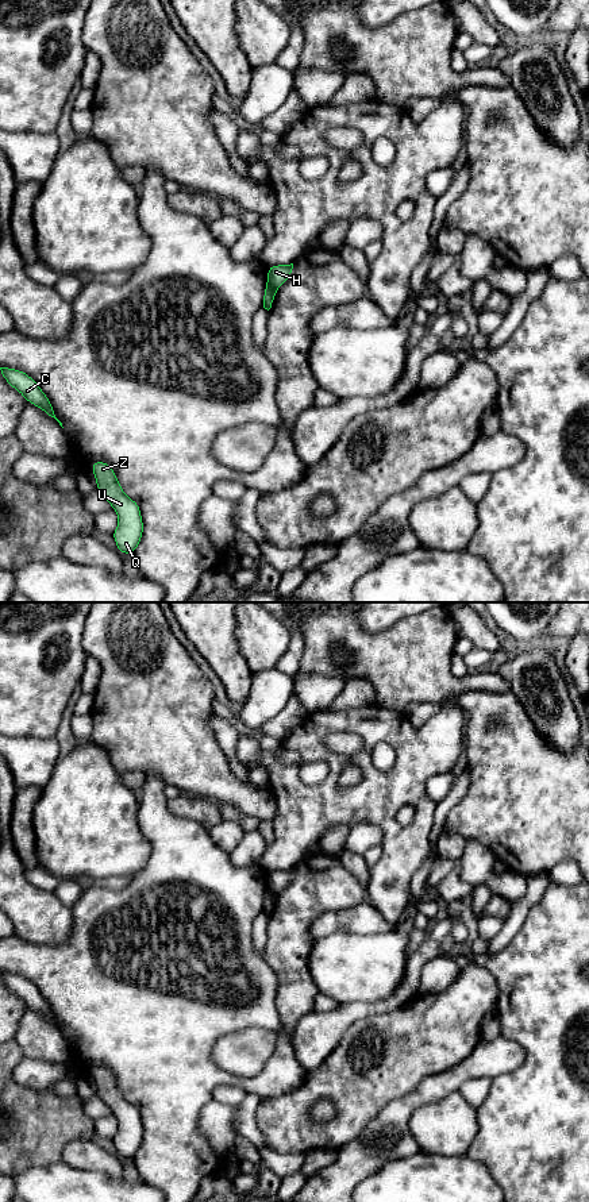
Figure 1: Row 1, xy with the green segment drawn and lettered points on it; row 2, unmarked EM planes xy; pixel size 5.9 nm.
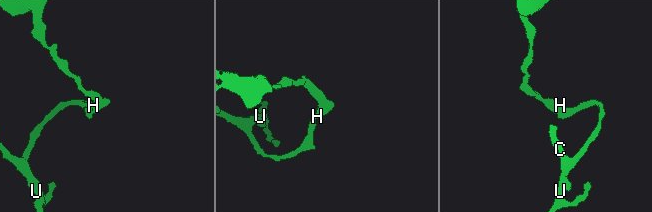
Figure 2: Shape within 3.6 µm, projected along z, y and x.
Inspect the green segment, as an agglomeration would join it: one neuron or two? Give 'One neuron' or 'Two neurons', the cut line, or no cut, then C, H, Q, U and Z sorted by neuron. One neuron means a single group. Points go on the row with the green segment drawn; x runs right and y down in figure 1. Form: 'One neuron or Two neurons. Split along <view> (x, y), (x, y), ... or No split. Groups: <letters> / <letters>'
Two neurons. Split along xy (268, 282), (274, 291). Groups: C Q U Z / H

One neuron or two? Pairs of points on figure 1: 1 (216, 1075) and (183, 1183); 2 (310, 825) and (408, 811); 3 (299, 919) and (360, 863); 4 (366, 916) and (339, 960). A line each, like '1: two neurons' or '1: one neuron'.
1: one neuron
2: two neurons
3: two neurons
4: two neurons

